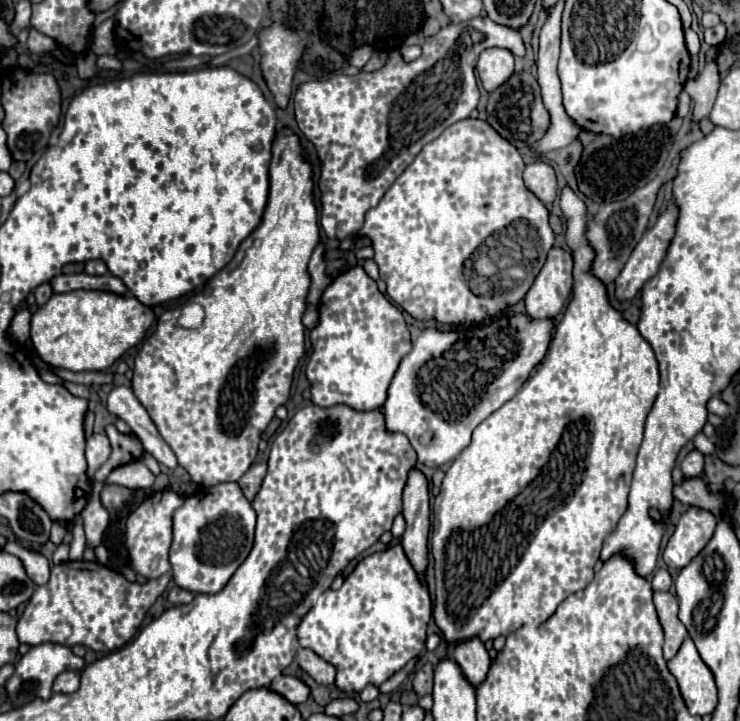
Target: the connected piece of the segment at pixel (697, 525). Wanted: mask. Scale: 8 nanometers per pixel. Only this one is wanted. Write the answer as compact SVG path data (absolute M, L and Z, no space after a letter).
M691 507L681 515L665 551L663 559L673 569L683 569L709 543L717 527L717 517L709 511Z

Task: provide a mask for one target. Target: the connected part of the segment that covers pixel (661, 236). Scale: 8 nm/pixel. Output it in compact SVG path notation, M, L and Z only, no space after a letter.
M669 201L669 203L667 203L667 209L657 217L655 225L643 233L641 241L639 241L637 247L633 249L629 261L625 263L623 271L619 273L619 277L617 277L617 281L615 281L615 285L617 285L617 287L615 287L615 297L617 297L619 301L633 299L633 297L637 295L637 291L645 285L645 281L649 281L649 279L659 271L659 265L661 265L661 261L665 259L667 249L669 249L669 243L671 243L671 239L673 239L673 235L675 235L677 215L679 215L677 205L675 205L673 201Z

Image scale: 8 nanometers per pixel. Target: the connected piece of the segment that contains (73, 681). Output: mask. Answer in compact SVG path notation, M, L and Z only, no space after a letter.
M63 671L57 675L55 683L53 683L53 691L55 693L75 693L79 689L79 671Z

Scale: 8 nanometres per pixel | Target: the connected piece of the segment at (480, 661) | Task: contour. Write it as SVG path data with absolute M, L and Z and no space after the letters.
M469 641L469 645L459 645L457 653L453 653L453 659L463 671L463 677L473 685L479 687L489 671L491 659L481 641Z

